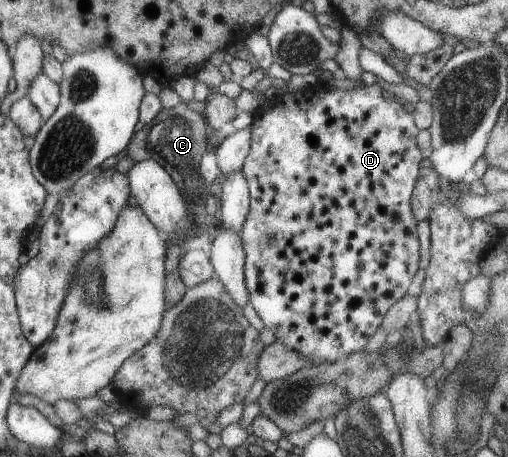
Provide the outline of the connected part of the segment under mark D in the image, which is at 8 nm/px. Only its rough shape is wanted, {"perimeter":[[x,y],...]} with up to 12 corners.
{"perimeter":[[373,83],[253,115],[248,302],[306,364],[412,290],[421,152]]}

